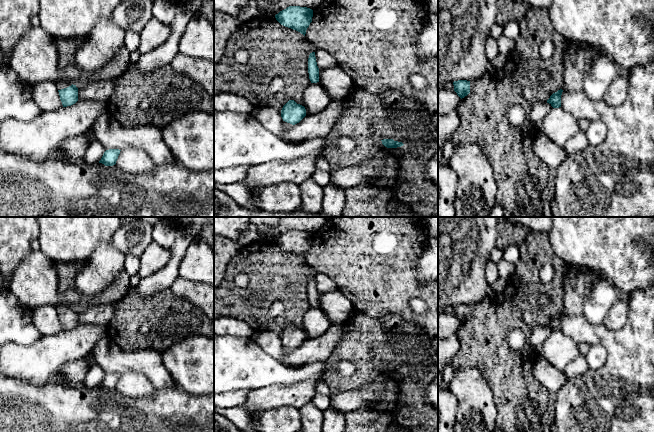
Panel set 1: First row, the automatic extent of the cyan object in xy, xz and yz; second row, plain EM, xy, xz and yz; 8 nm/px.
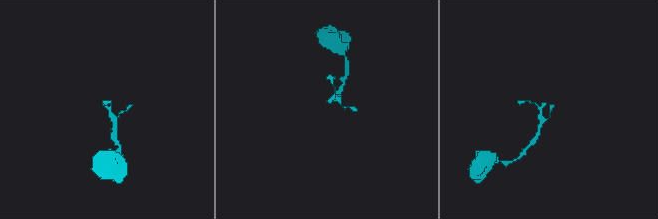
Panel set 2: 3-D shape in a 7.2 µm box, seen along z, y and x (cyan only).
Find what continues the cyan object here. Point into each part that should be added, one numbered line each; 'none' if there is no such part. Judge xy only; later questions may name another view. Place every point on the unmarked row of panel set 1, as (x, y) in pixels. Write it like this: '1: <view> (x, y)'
1: xy (35, 281)

